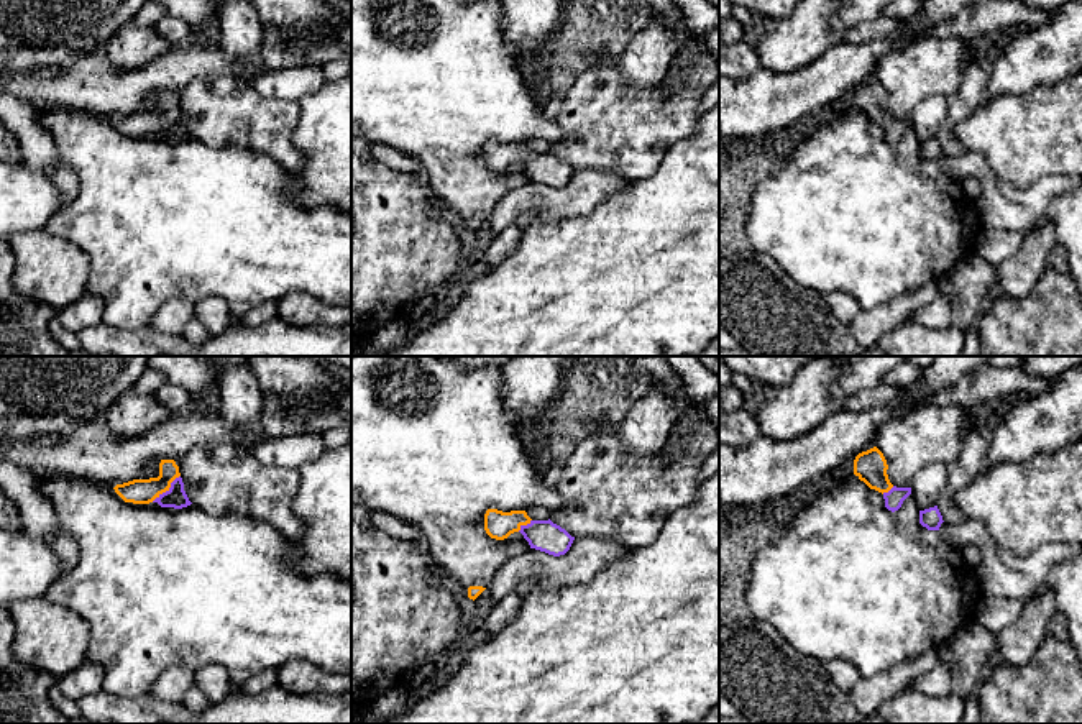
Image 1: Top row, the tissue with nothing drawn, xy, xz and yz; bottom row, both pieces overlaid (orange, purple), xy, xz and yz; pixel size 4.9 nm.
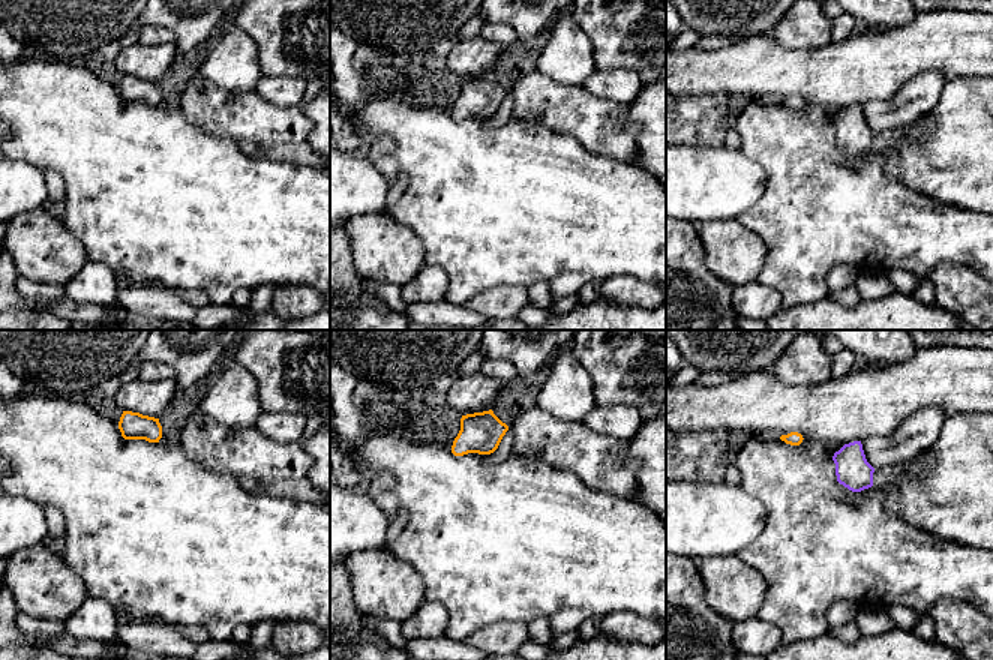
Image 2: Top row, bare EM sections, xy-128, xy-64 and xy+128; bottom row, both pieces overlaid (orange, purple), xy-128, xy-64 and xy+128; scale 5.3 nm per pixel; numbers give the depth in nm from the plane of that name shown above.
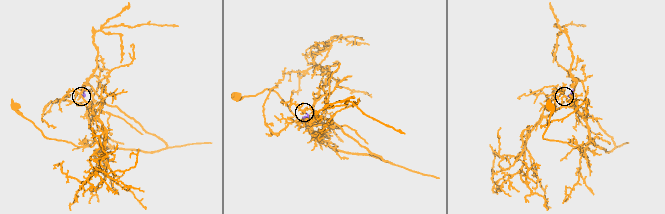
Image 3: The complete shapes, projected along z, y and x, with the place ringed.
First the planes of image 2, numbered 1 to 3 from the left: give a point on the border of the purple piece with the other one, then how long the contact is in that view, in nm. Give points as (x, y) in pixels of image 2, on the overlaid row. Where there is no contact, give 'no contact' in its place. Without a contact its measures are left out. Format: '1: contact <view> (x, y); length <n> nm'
1: no contact
2: no contact
3: no contact

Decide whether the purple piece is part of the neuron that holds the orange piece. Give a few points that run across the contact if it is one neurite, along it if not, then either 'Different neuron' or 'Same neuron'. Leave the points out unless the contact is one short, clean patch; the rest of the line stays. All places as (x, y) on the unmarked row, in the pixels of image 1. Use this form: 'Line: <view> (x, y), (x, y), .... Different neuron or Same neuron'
Line: xy (138, 123), (166, 122), (176, 128). Same neuron

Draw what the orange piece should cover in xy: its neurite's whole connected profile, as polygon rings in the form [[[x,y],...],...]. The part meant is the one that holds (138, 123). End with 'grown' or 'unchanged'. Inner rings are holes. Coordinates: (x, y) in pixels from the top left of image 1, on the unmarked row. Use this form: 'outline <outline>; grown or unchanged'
outline [[[161,92],[159,108],[149,112],[133,112],[117,117],[115,125],[125,133],[133,136],[158,135],[161,140],[182,141],[190,138],[179,99],[174,92]]]; grown

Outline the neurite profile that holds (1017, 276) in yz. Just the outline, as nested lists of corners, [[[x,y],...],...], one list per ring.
[[[1054,225],[1034,227],[1023,240],[1021,248],[997,266],[1002,294],[1015,299],[1026,297],[1044,273],[1048,256],[1056,245]]]

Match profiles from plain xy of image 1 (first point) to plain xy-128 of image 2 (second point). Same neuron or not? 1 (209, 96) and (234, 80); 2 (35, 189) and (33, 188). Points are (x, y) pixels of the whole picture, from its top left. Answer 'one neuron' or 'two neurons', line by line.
1: two neurons
2: one neuron

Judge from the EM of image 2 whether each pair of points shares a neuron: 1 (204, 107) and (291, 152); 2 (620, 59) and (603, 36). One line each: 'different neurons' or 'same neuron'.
1: same neuron
2: same neuron

